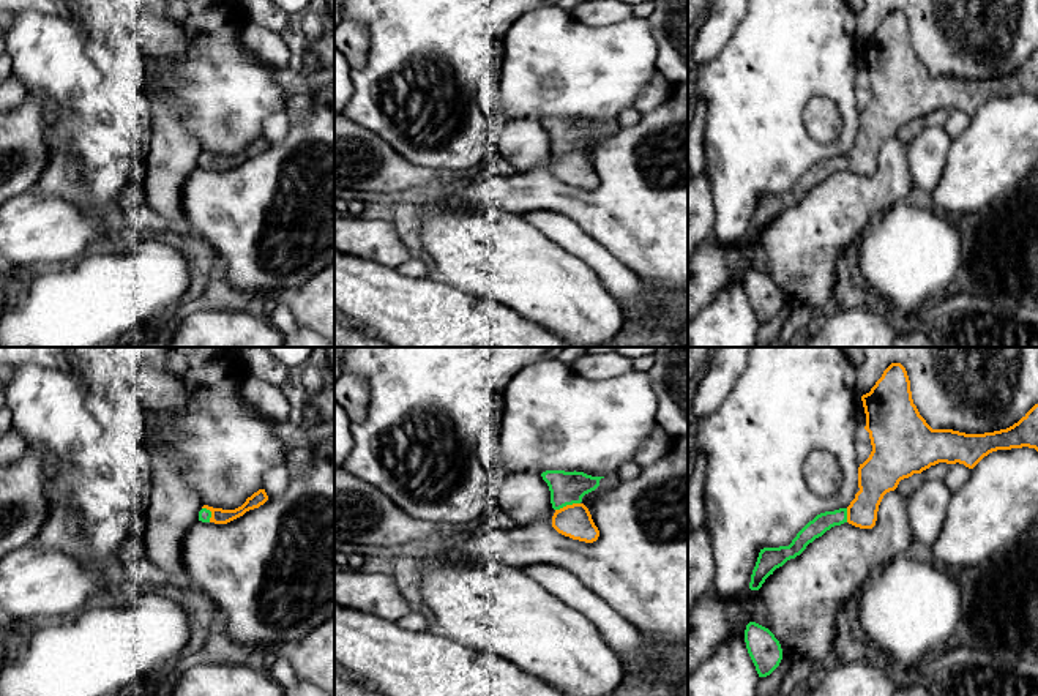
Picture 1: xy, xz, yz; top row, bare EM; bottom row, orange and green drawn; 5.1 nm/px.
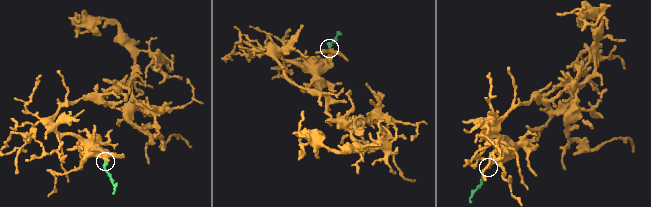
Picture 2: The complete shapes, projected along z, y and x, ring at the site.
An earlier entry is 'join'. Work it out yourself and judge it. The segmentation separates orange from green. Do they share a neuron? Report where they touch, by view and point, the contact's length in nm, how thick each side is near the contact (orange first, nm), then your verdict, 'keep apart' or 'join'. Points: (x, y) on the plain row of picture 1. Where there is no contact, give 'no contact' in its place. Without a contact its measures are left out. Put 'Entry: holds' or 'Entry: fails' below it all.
meets orange in xz at (567, 152); contact 130 nm long; 170 nm thick on the orange side, 170 nm on the other; join
Entry: holds

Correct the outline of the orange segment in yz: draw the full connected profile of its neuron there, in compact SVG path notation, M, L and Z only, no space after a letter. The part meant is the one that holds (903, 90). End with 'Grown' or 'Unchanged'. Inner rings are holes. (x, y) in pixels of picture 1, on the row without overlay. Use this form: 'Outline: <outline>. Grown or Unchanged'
Outline: M891 9L861 47L872 98L858 114L860 137L847 155L817 161L789 193L760 196L751 221L751 237L759 237L776 215L800 202L831 174L849 169L872 175L883 142L913 120L939 109L959 109L973 115L997 96L1029 93L1038 98L1038 51L1013 73L994 79L932 76L913 51L910 27L901 9Z. Grown

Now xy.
Outline: M259 136L251 144L246 145L246 148L235 155L235 156L222 156L222 155L213 155L208 152L203 152L199 158L199 167L202 169L215 169L215 170L227 170L240 163L243 163L246 158L259 155L268 147L268 142L265 136Z. Grown

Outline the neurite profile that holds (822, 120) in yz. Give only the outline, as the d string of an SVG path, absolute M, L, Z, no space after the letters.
M816 96L806 104L803 123L809 136L820 144L835 142L842 129L839 109L823 96Z

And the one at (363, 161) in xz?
M334 114L334 189L399 193L440 181L440 170L401 156L377 134Z

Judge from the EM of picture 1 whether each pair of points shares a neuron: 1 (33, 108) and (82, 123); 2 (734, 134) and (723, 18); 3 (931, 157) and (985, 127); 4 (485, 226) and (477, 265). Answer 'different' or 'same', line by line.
1: different
2: different
3: different
4: same

